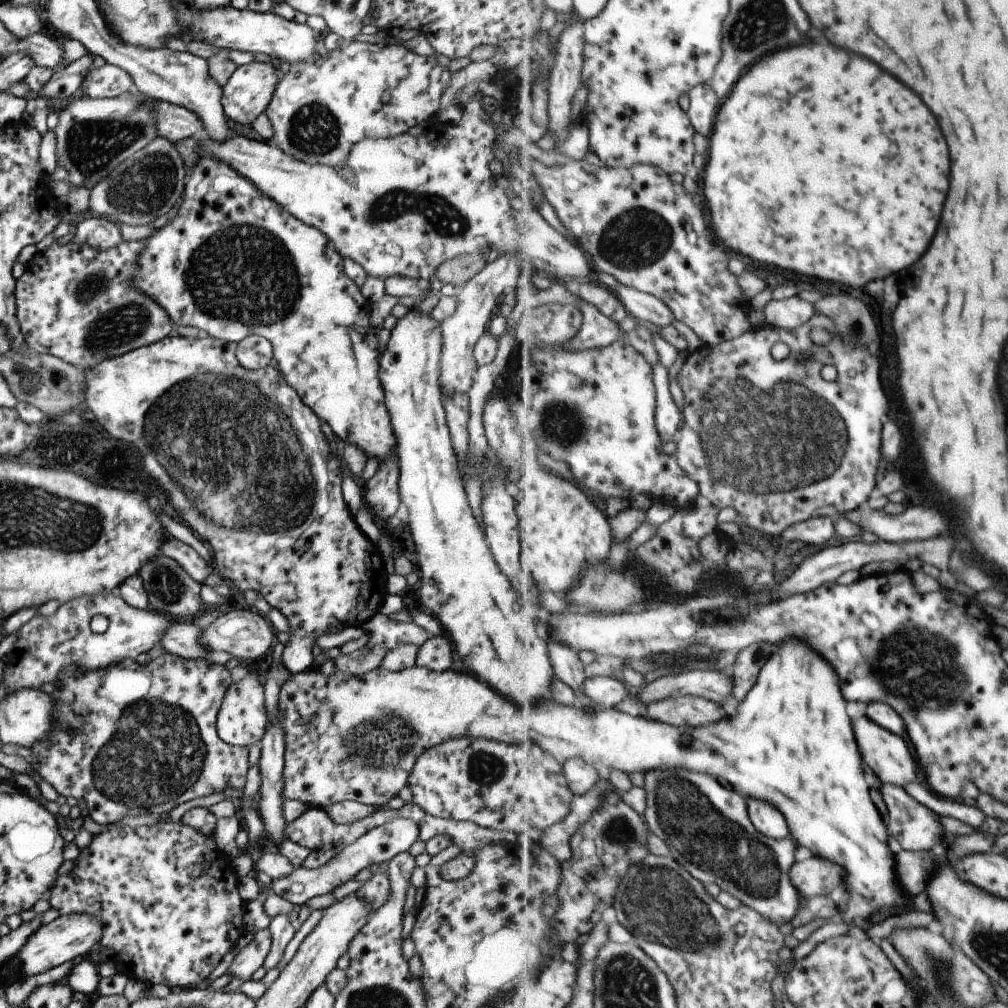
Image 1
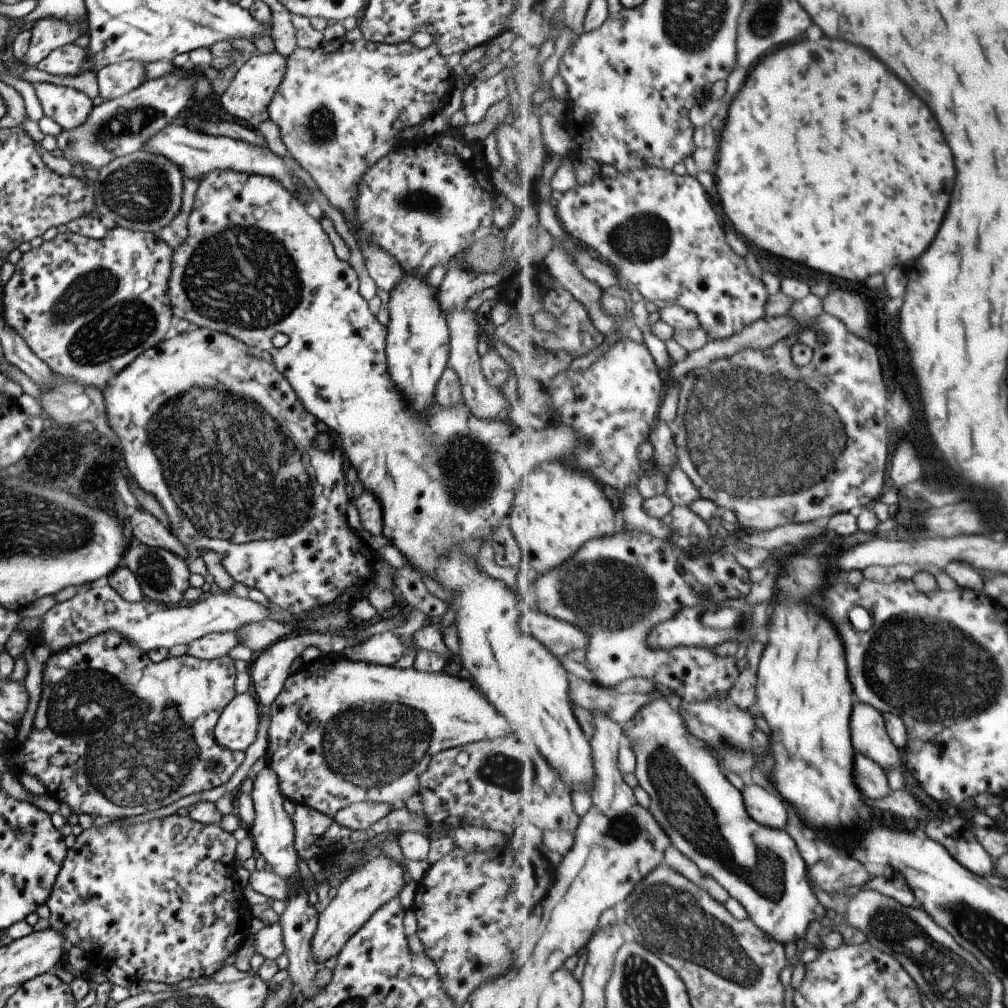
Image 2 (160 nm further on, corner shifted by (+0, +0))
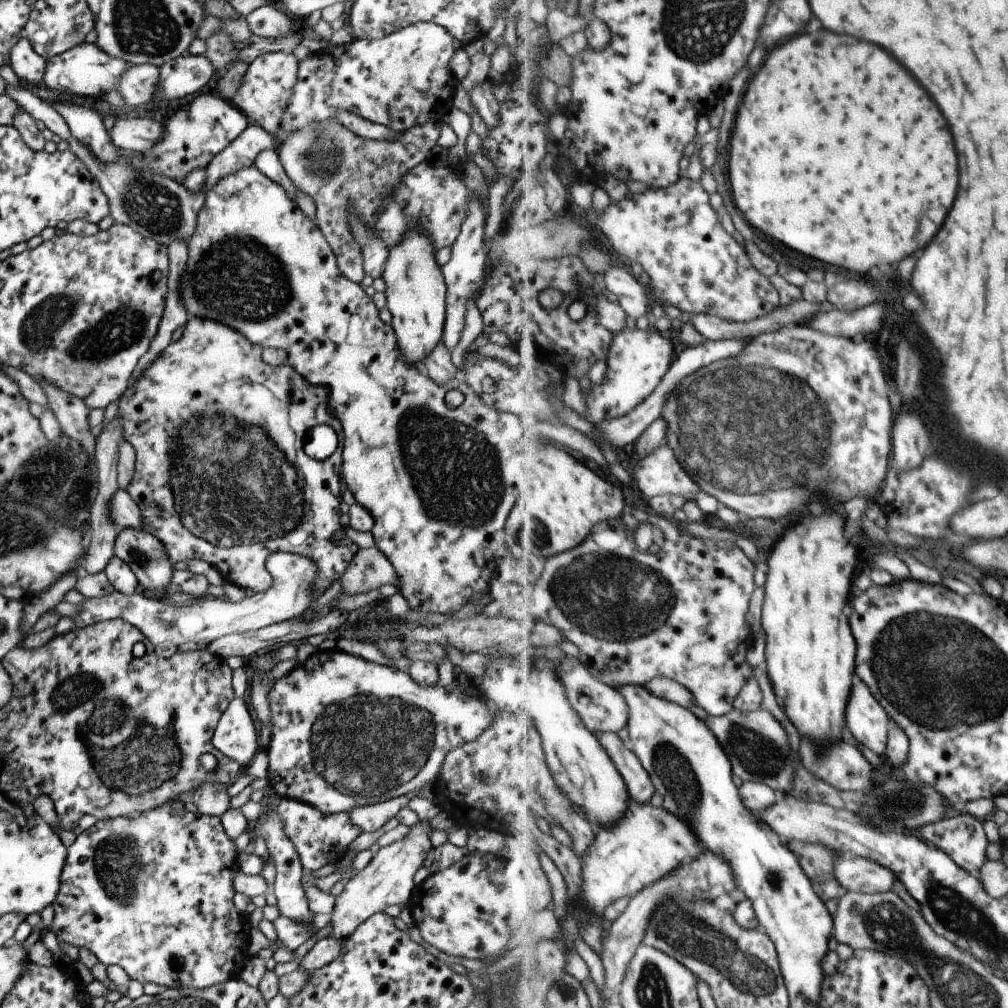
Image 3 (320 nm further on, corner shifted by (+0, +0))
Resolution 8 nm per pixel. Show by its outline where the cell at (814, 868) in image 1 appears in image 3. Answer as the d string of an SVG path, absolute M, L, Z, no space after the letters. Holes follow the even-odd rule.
M839 854L836 856L836 877L845 893L886 893L893 890L898 874L873 859Z

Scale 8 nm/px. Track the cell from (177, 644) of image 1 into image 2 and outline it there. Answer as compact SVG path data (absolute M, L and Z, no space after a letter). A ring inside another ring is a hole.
M235 632L210 633L187 644L185 654L201 660L217 659L237 645L239 638Z

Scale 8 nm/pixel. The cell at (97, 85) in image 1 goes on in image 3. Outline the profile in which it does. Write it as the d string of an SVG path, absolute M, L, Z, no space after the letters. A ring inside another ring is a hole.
M133 65L121 75L115 90L127 105L145 107L154 100L154 86L160 72L155 65Z

